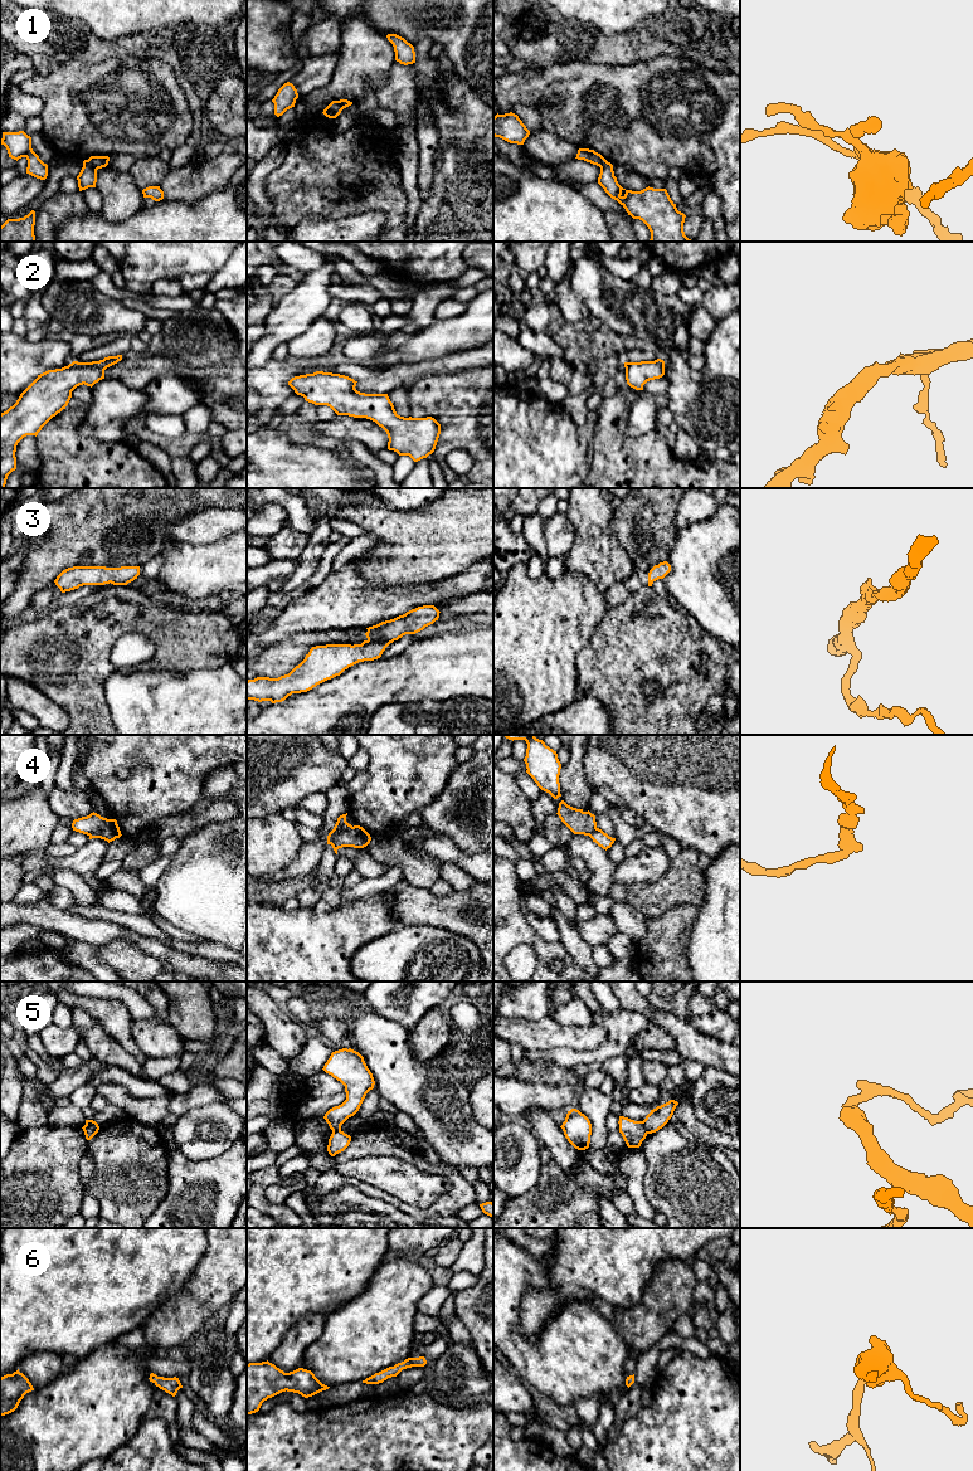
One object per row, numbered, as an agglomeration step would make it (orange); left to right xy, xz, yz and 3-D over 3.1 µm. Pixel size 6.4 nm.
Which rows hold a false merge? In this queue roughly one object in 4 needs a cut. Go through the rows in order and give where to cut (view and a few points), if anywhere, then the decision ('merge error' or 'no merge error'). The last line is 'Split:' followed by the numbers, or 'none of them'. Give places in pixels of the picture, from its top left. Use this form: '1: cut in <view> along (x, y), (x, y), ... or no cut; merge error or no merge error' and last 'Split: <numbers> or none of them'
1: cut in xy along (87, 160), (96, 170); merge error
2: no cut; no merge error
3: no cut; no merge error
4: cut in xz along (351, 826), (341, 831), (330, 843); merge error
5: cut in yz along (641, 1121), (647, 1133); merge error
6: no cut; no merge error
Split: 1, 4, 5

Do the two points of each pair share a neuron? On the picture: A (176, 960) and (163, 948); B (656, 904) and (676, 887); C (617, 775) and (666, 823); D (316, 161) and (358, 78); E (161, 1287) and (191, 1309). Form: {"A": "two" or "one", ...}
{"A": "one", "B": "one", "C": "one", "D": "two", "E": "two"}

